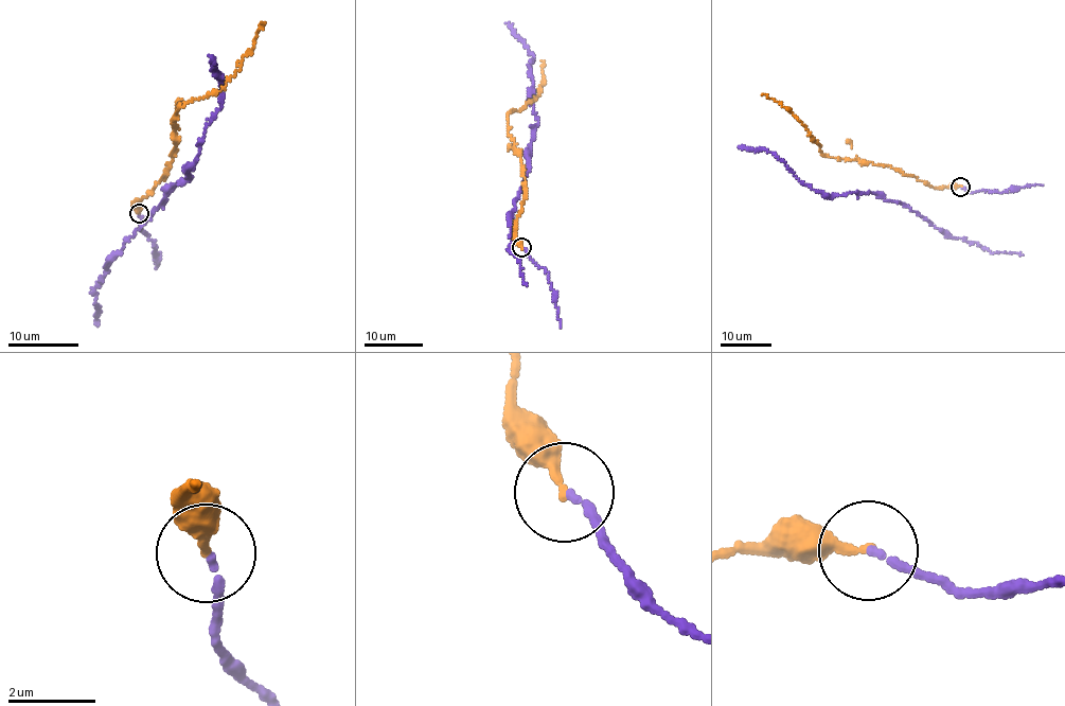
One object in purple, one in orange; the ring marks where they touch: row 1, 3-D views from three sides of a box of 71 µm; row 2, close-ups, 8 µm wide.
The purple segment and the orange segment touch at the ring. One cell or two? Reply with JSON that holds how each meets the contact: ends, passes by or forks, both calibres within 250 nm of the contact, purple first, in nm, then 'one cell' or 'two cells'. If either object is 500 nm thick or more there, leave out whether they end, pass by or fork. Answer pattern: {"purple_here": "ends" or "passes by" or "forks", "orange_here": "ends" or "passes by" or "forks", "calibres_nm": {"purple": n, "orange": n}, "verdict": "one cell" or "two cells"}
{"purple_here": "ends", "orange_here": "ends", "calibres_nm": {"purple": 180, "orange": 240}, "verdict": "one cell"}

